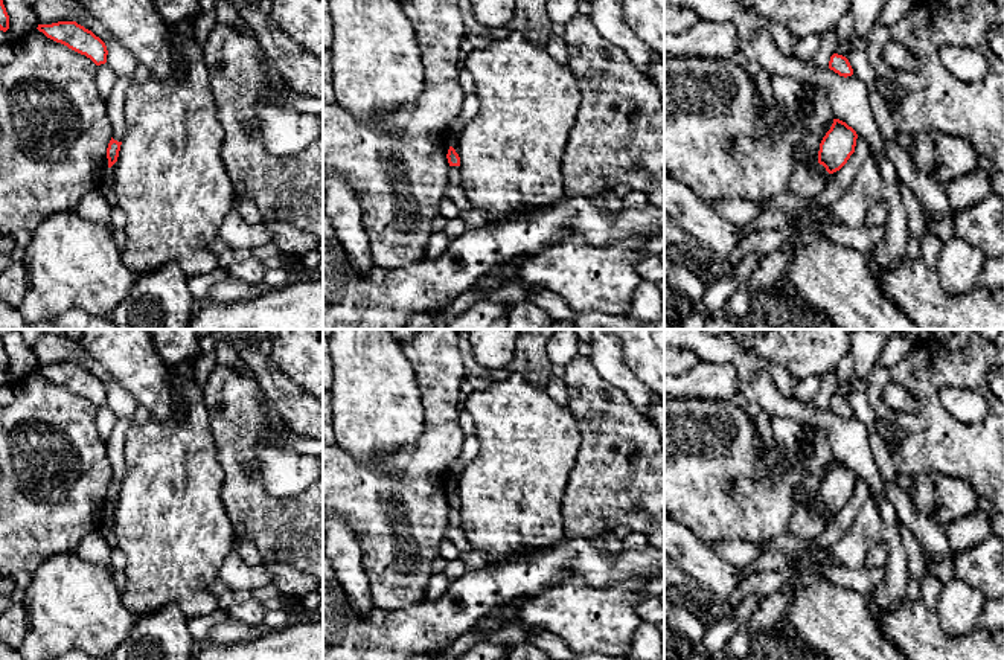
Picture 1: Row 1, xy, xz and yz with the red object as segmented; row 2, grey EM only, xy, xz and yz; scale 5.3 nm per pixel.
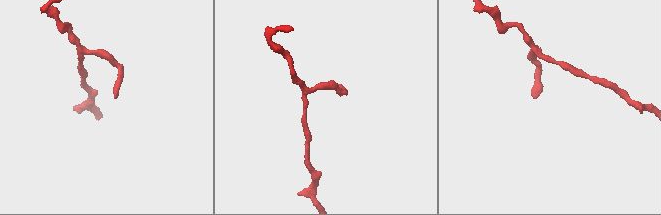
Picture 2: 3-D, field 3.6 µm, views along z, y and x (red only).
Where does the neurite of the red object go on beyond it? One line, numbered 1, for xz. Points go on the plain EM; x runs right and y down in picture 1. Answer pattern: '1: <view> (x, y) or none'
1: none

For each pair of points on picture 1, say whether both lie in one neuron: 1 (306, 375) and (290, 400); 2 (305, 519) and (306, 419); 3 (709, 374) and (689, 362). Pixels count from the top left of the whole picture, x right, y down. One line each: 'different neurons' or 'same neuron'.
1: different neurons
2: different neurons
3: different neurons

